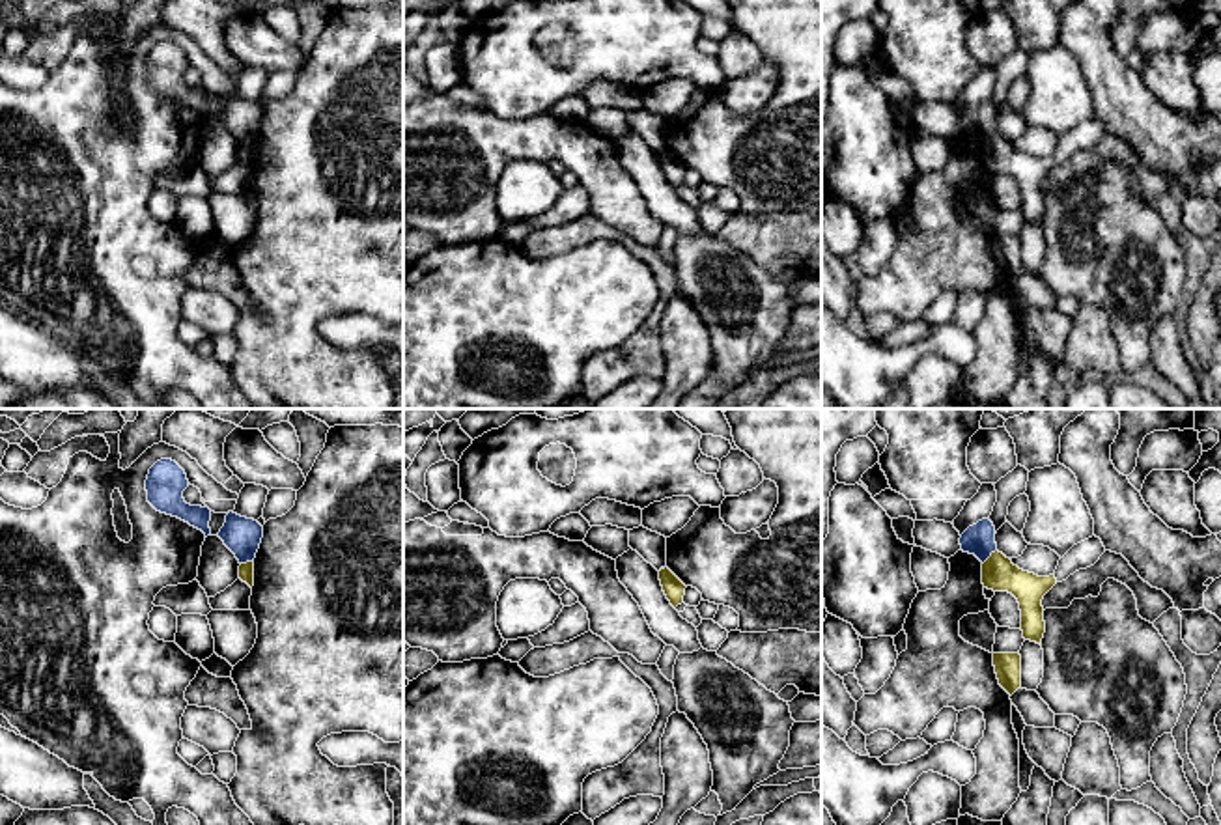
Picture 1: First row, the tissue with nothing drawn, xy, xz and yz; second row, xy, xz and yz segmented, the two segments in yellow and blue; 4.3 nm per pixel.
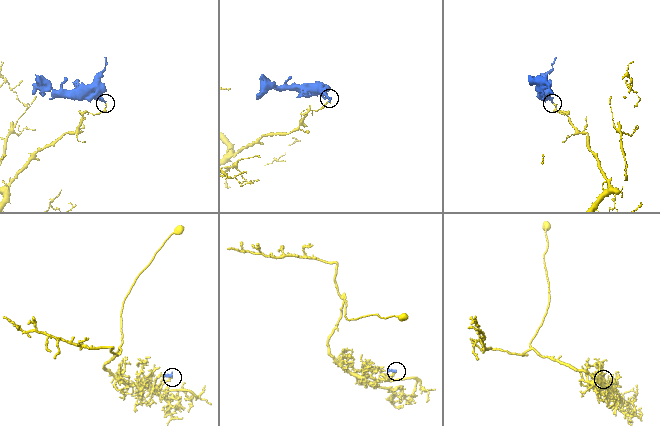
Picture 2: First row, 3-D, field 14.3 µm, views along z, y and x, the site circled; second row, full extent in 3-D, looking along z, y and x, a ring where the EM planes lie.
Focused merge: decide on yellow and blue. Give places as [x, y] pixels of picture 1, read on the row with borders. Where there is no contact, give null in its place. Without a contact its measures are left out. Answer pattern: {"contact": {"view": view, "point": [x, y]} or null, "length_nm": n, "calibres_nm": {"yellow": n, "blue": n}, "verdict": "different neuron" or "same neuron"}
{"contact": {"view": "yz", "point": [990, 557]}, "length_nm": 90, "calibres_nm": {"yellow": 150, "blue": 140}, "verdict": "different neuron"}

